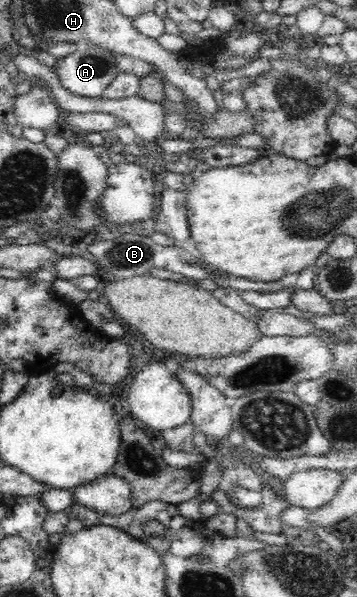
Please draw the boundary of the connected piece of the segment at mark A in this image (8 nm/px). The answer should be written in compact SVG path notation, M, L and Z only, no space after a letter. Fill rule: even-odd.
M79 44L73 54L56 59L53 69L63 89L84 97L97 98L119 73L117 57L108 49Z

